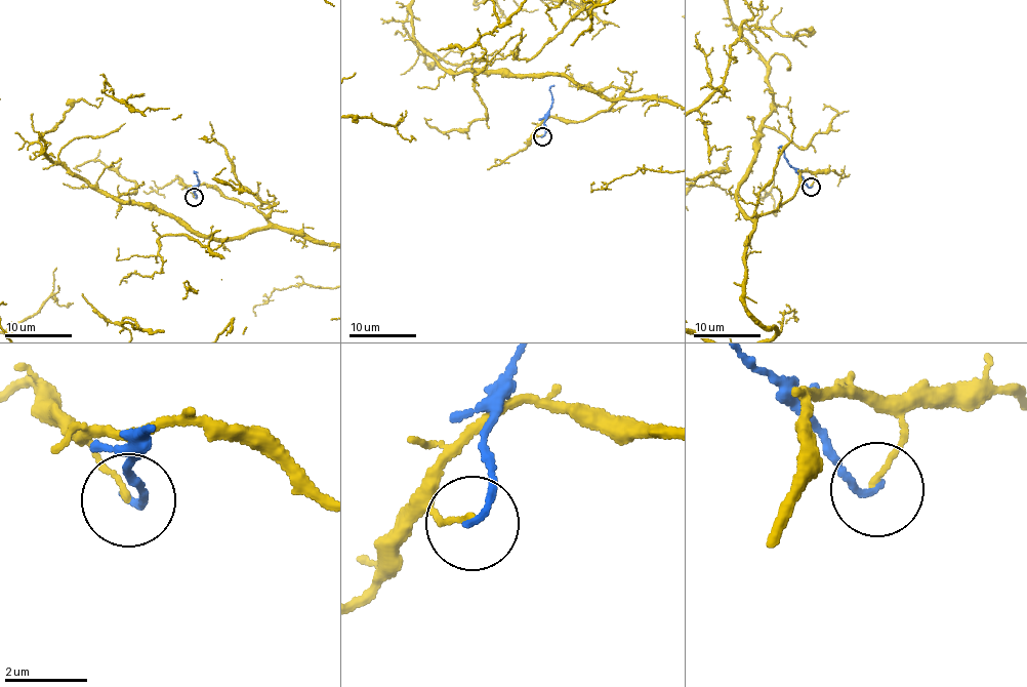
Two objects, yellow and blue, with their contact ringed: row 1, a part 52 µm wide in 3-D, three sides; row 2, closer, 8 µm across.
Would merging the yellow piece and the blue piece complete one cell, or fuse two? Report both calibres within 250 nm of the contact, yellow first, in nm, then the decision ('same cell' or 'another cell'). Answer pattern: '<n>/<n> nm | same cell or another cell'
120/160 nm | another cell

